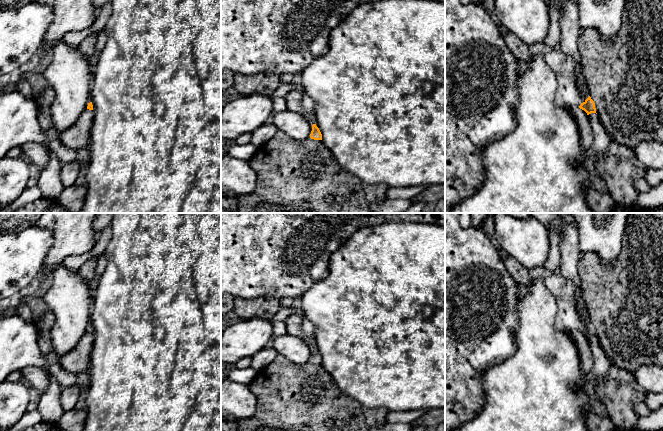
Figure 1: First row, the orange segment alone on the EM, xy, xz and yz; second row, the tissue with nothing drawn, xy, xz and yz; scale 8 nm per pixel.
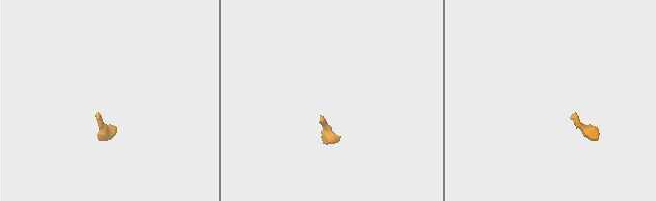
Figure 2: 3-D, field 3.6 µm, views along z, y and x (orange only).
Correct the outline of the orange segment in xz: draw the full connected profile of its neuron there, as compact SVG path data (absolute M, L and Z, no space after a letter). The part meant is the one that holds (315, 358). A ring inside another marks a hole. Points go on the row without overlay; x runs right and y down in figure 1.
M304 316L303 322L302 322L302 332L304 336L308 339L308 345L312 349L310 362L314 364L322 364L322 358L319 352L315 348L316 347L315 326L306 316Z

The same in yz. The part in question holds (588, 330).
M544 267L528 269L532 280L542 278L546 288L556 299L557 313L554 327L557 331L579 331L587 339L596 337L595 327L589 320L584 326L579 319L574 301L573 281L563 277L561 274L554 274Z

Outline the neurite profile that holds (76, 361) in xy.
M87 333L73 350L59 357L59 365L75 375L87 372L90 365L93 343L93 334Z

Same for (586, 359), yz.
M573 330L570 331L570 337L578 349L583 374L590 373L593 368L594 361L587 337L579 331Z

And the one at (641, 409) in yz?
M637 402L633 405L633 408L639 417L650 415L652 411L647 407L644 402Z

